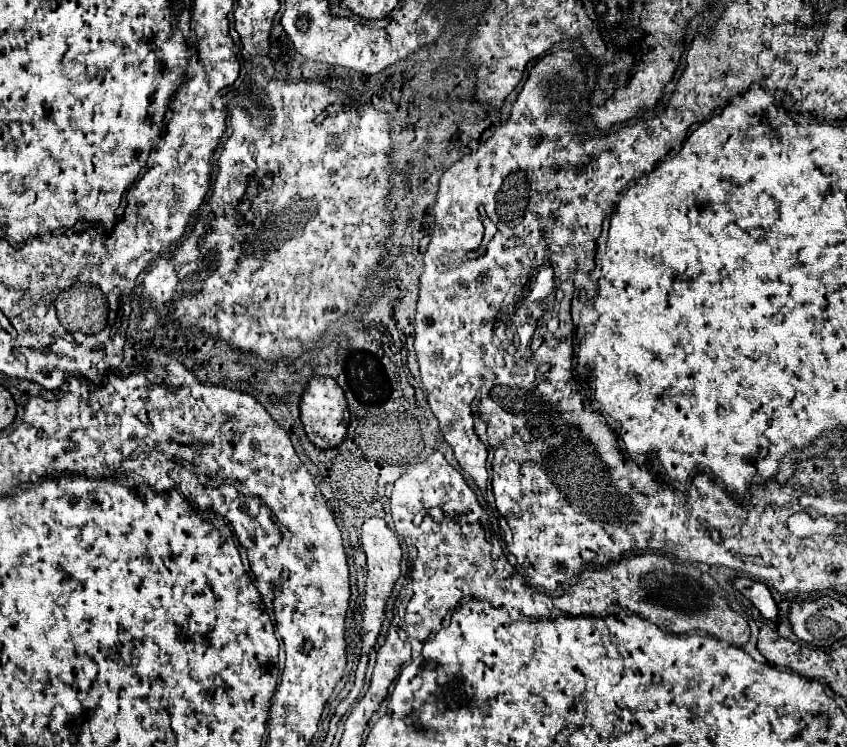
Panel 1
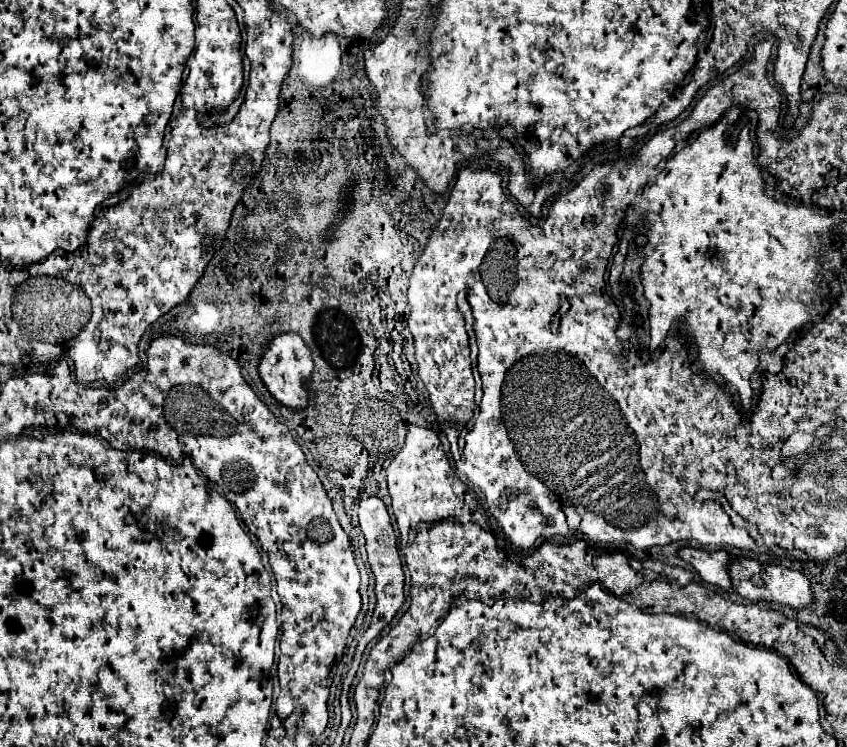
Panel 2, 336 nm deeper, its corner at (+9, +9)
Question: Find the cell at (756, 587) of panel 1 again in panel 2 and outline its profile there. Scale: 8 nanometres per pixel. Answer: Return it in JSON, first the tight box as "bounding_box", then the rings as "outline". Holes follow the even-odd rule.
{"bounding_box":[679,547,733,591],"outline":[[[685,547],[679,551],[679,555],[697,569],[697,573],[705,583],[717,585],[723,591],[733,589],[729,575],[729,563],[733,561],[733,557],[727,551],[703,551],[703,549]]]}

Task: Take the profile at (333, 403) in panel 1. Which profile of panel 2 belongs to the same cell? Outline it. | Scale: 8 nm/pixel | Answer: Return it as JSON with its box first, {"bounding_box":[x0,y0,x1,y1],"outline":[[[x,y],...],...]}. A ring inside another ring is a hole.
{"bounding_box":[259,333,313,409],"outline":[[[285,333],[285,335],[279,335],[275,337],[263,357],[261,357],[261,365],[259,365],[259,375],[265,383],[265,387],[269,389],[269,393],[279,401],[283,403],[285,407],[289,409],[305,409],[309,405],[309,391],[307,391],[307,381],[311,379],[311,373],[313,373],[313,357],[311,357],[311,351],[309,347],[305,345],[305,341],[295,335],[295,333]]]}

